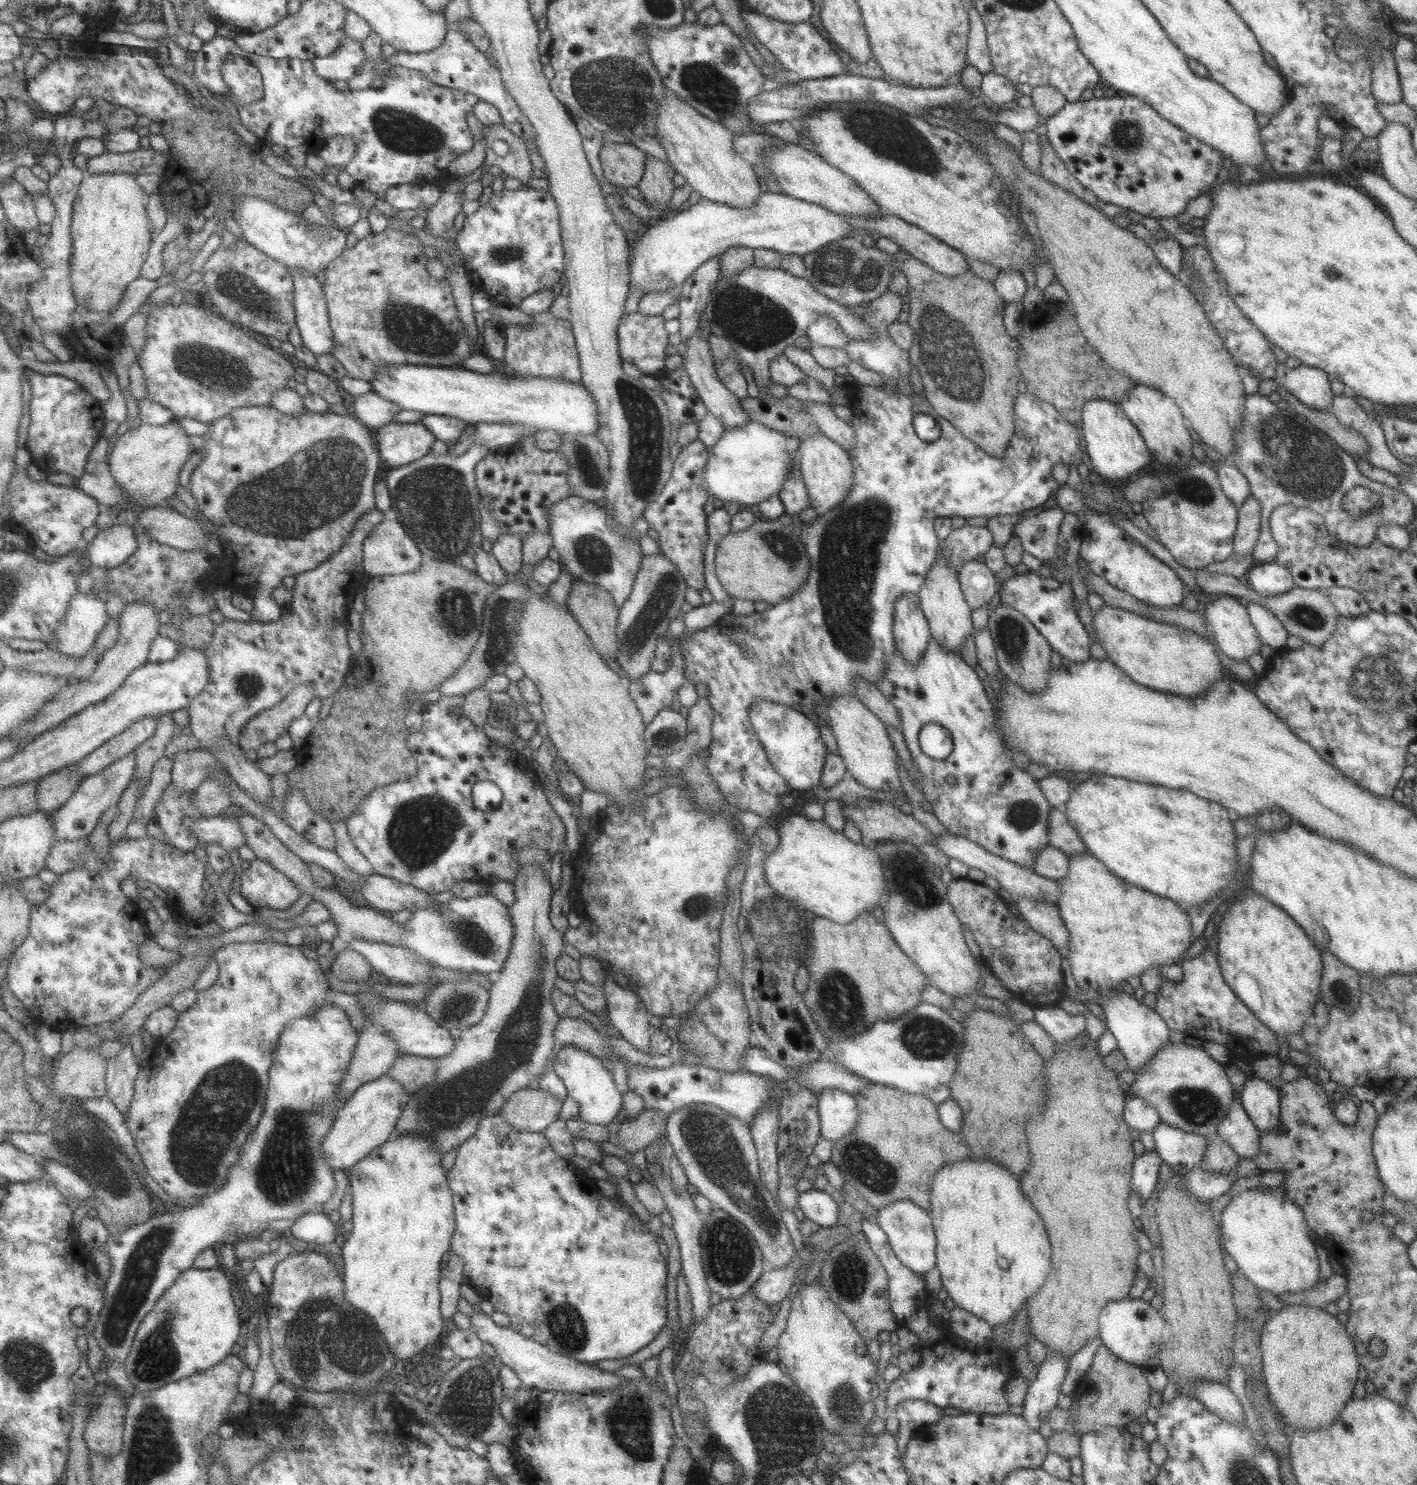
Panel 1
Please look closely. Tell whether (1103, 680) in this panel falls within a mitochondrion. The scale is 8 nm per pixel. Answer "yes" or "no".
no

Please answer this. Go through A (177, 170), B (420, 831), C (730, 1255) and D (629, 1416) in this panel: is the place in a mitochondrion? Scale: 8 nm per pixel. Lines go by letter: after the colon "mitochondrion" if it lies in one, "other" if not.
A: other
B: mitochondrion
C: mitochondrion
D: mitochondrion

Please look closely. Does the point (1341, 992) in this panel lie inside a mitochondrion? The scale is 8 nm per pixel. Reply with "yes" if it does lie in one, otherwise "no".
yes

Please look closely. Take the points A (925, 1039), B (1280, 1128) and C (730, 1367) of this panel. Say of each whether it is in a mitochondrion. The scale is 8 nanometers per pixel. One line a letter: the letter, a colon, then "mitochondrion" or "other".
A: mitochondrion
B: other
C: other

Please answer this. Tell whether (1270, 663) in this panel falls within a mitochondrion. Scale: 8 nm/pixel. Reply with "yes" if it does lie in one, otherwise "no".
no

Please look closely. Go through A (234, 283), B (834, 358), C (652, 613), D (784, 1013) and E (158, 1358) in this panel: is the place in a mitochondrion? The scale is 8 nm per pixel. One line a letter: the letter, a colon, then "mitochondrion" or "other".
A: mitochondrion
B: other
C: mitochondrion
D: other
E: mitochondrion

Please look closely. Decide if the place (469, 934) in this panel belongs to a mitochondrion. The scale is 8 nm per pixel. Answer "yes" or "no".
yes

